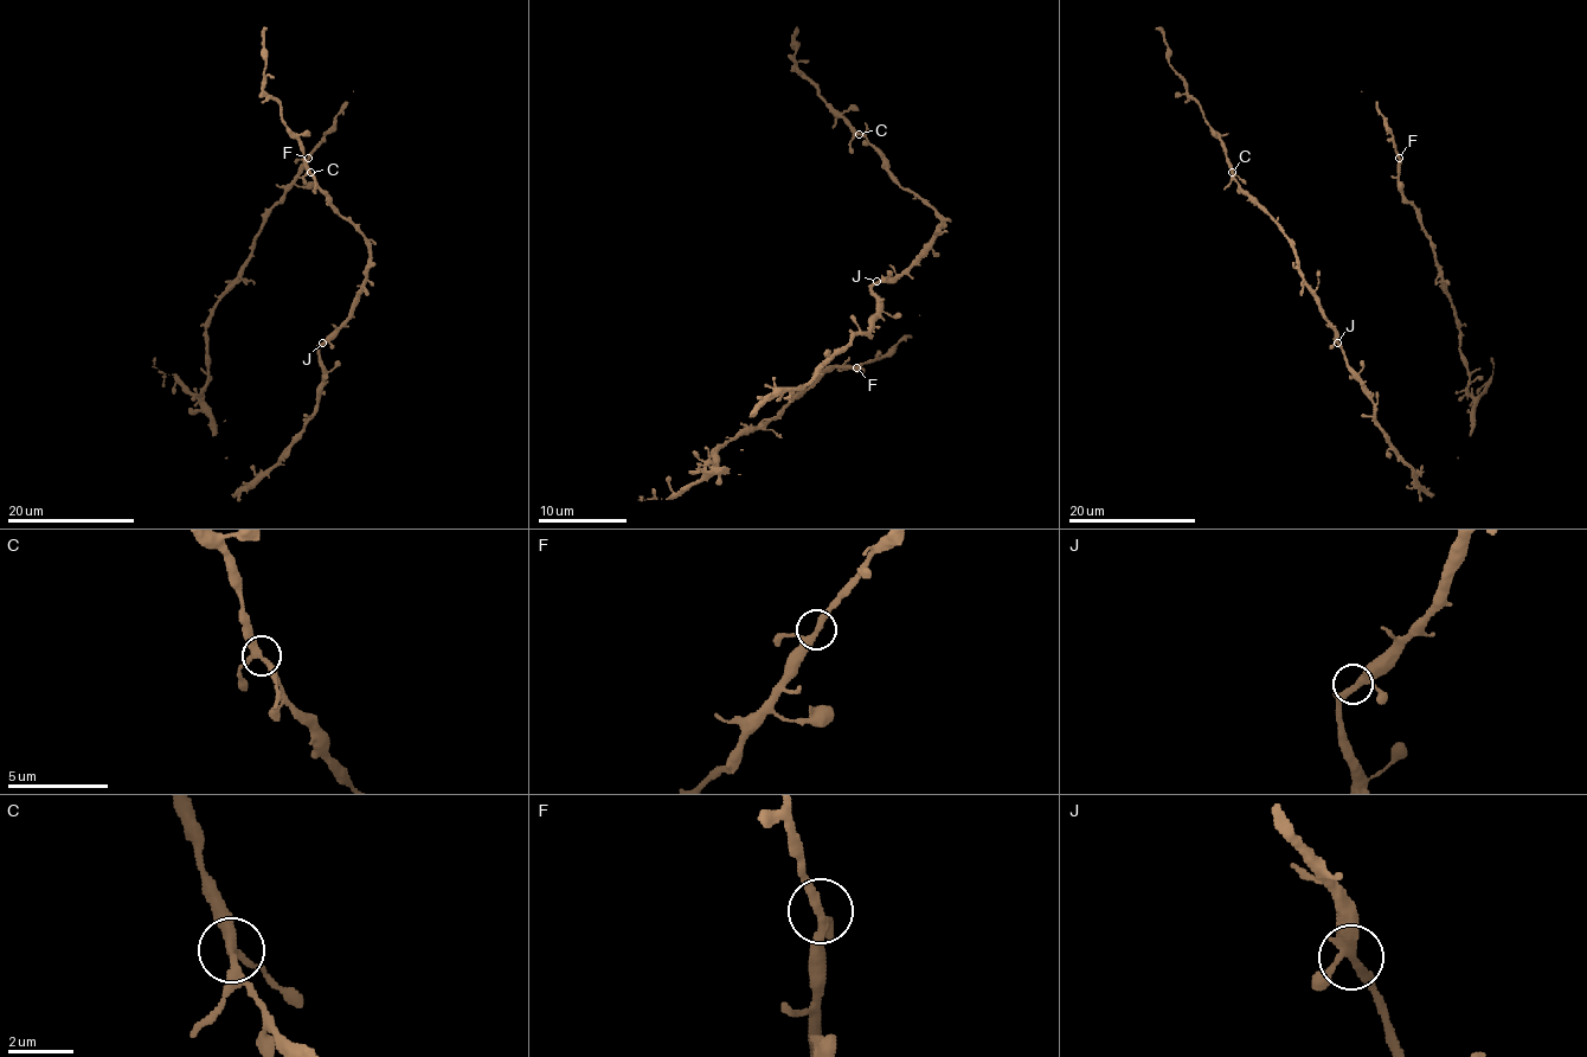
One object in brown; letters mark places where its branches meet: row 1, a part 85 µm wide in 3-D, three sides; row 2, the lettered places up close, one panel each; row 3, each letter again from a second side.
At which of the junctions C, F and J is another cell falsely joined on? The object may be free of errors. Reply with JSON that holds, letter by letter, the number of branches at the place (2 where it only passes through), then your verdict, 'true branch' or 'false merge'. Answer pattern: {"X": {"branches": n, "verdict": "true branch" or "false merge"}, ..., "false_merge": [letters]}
{"C": {"branches": 3, "verdict": "true branch"}, "F": {"branches": 3, "verdict": "true branch"}, "J": {"branches": 3, "verdict": "true branch"}, "false_merge": []}

